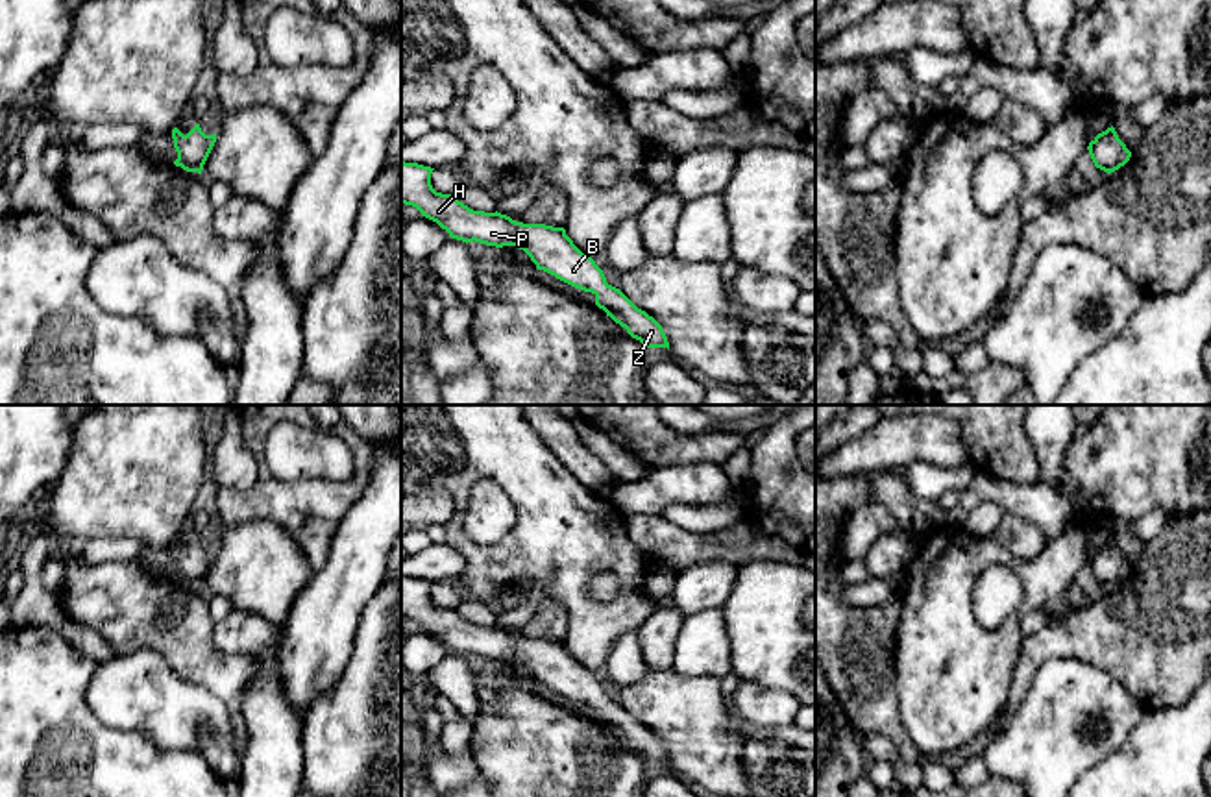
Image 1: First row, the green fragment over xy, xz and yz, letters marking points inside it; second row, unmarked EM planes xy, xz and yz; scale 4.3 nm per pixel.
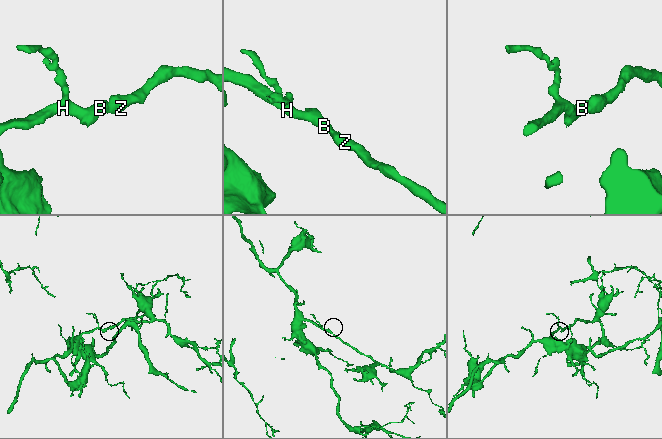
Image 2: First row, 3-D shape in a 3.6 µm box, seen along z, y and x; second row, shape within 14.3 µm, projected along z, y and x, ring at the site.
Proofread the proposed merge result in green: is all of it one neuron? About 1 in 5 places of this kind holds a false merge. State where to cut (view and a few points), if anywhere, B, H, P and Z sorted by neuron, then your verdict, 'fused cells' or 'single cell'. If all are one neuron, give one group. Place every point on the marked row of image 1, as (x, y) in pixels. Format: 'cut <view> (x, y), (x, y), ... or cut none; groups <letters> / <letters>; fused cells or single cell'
cut none; groups B H P Z; single cell

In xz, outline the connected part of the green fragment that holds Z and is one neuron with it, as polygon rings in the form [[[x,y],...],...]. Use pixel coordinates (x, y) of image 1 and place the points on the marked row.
[[[401,161],[401,203],[416,207],[436,222],[451,239],[486,246],[516,246],[538,270],[592,292],[595,305],[645,348],[667,348],[662,325],[638,309],[619,288],[606,283],[603,270],[582,253],[564,227],[516,222],[501,213],[473,211],[457,194],[436,192],[431,185],[434,168]]]

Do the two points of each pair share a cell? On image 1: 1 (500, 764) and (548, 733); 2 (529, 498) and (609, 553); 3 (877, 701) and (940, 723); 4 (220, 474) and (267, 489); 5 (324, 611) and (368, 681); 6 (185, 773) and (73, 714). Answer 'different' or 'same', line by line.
1: same
2: same
3: different
4: different
5: different
6: same

